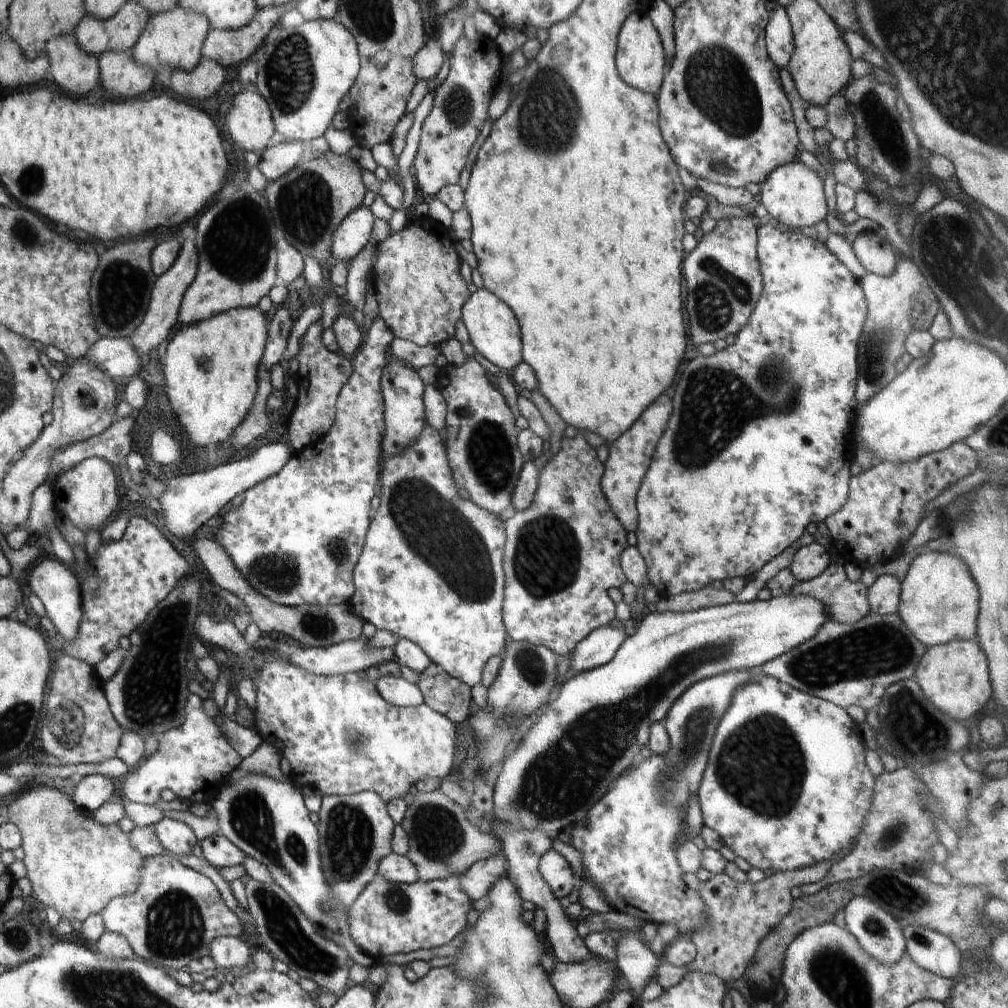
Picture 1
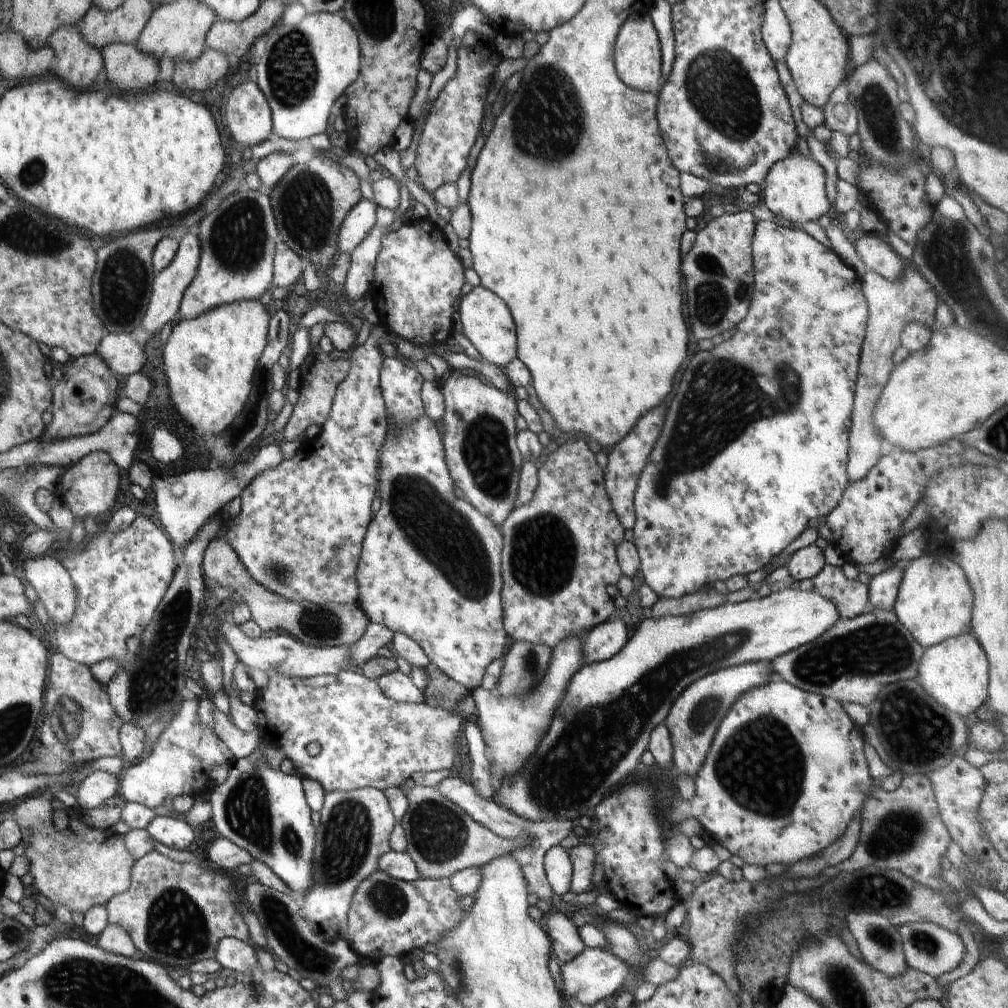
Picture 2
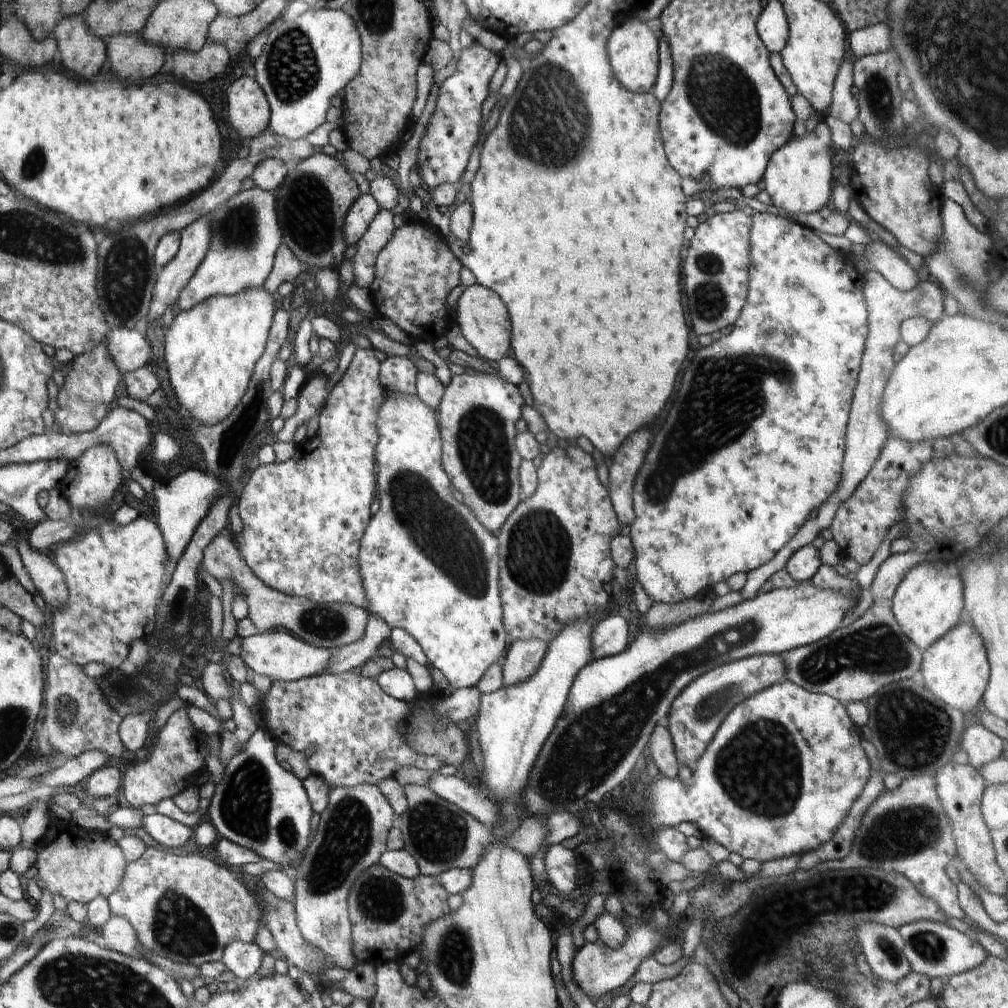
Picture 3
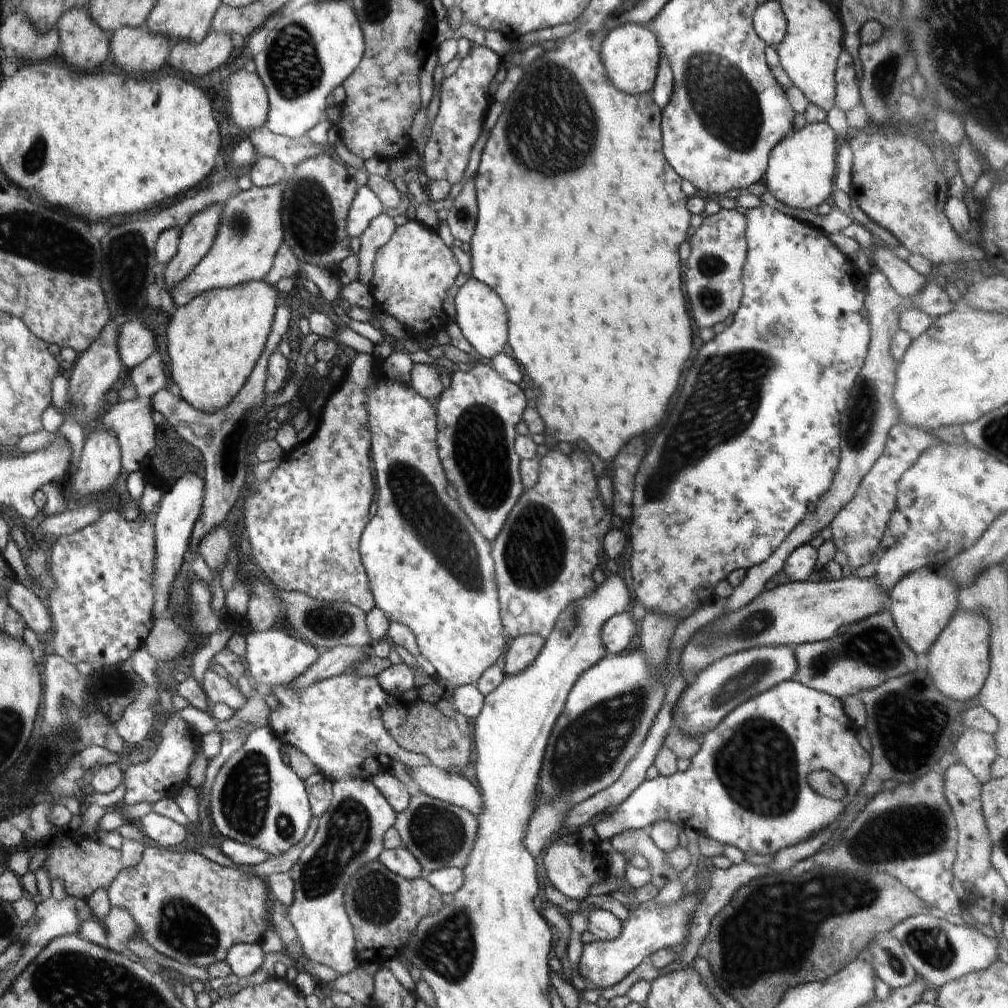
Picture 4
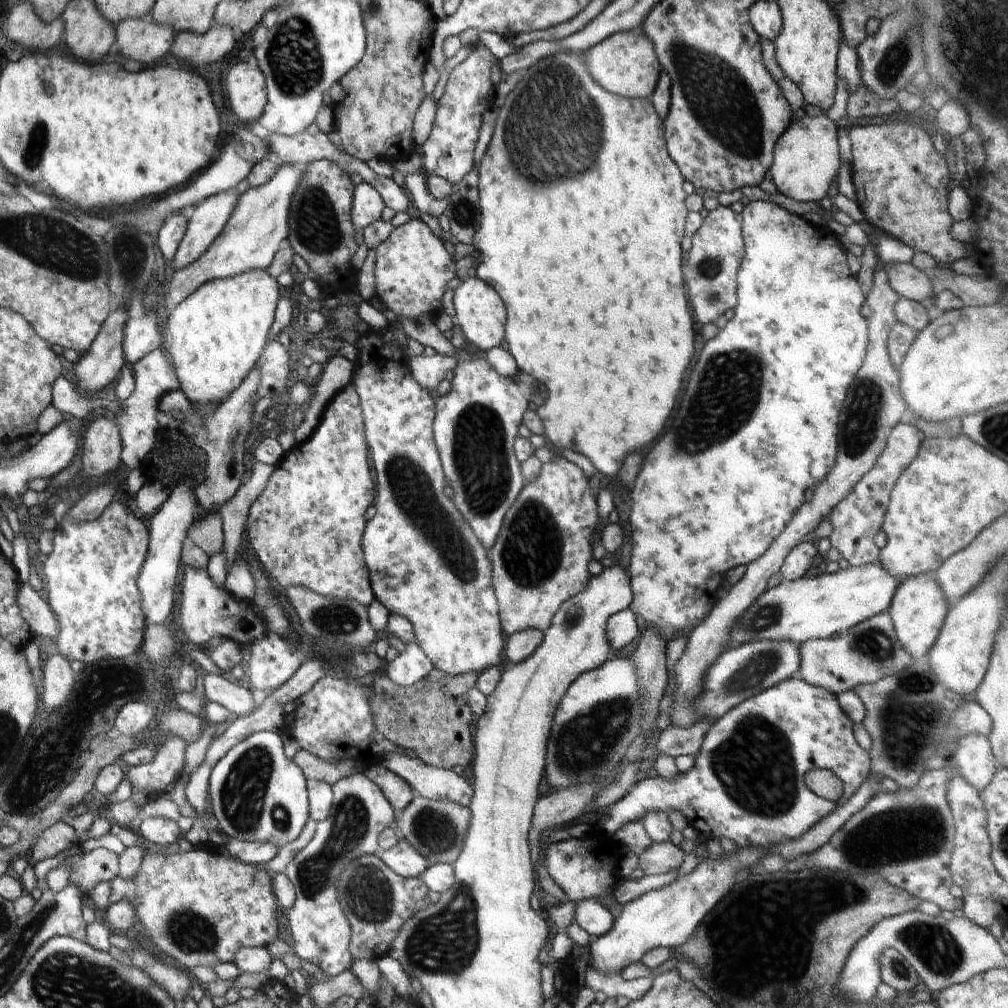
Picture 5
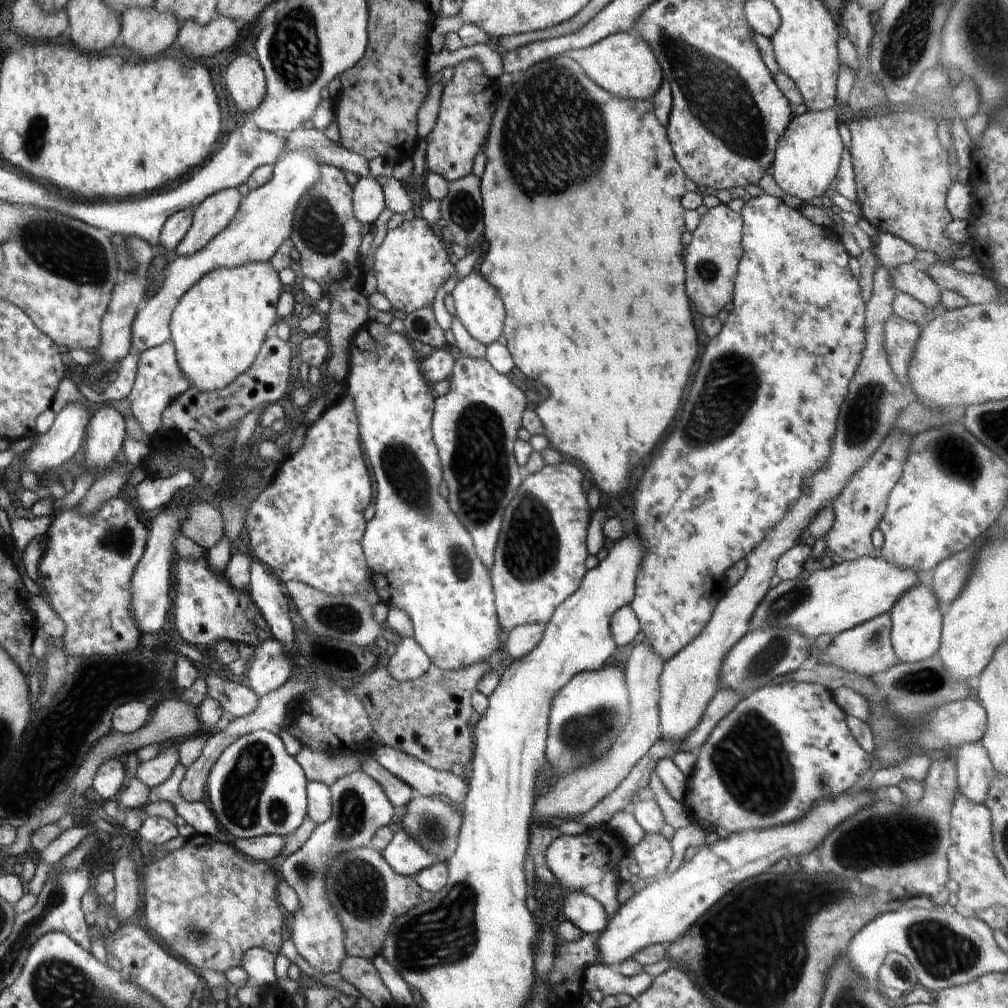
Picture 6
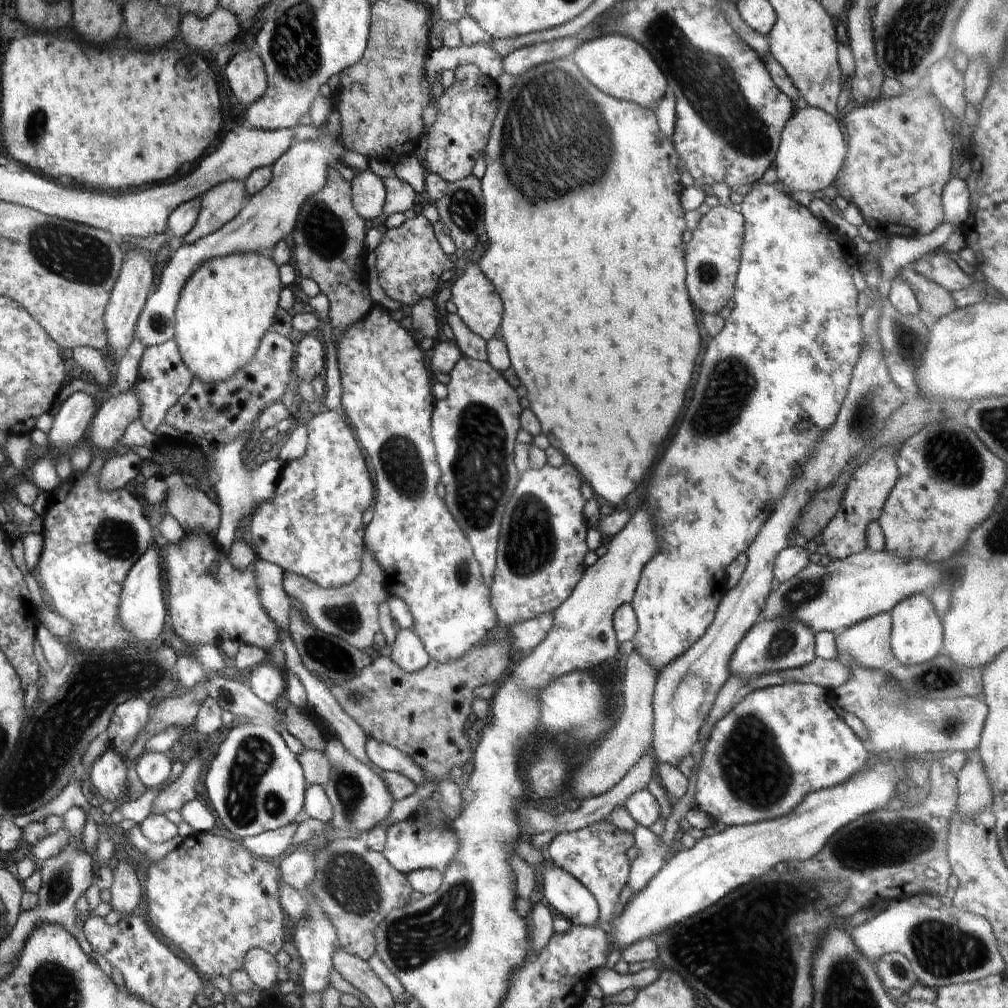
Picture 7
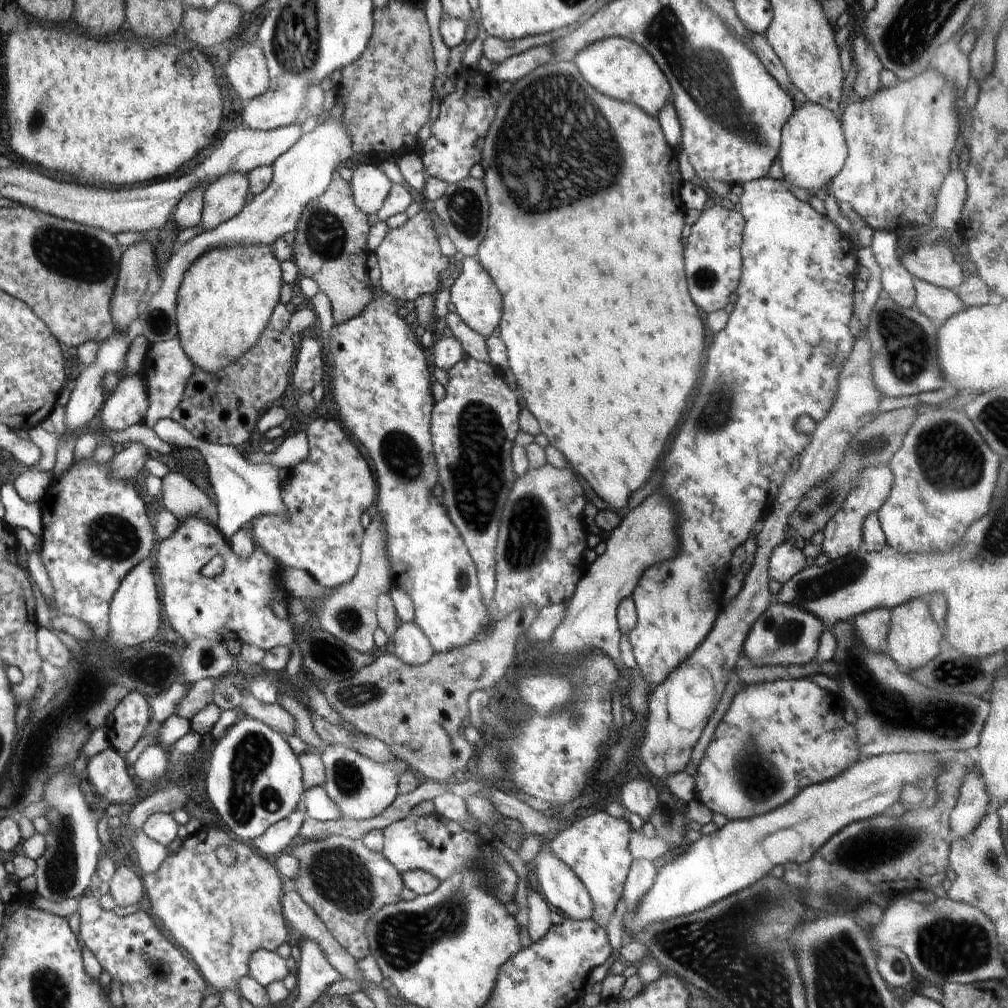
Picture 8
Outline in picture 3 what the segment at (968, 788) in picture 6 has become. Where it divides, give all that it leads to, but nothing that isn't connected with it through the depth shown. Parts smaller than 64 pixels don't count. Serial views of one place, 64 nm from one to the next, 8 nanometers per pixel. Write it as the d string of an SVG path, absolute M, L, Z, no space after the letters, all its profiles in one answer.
M982 724L970 726L963 732L958 749L966 752L970 765L976 769L996 760L1003 753L1004 740L986 730Z

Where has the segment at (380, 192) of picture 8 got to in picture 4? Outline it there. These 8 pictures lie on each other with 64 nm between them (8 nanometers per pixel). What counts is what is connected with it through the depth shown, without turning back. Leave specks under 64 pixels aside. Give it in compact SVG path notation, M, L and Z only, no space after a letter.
M367 185L361 188L358 187L346 222L350 240L356 237L360 238L360 235L368 228L370 222L383 211L384 206L380 204L380 199Z

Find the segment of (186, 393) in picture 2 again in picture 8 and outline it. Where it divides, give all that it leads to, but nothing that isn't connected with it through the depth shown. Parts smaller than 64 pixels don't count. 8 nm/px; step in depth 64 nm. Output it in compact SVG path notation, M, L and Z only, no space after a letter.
M264 244L221 246L192 262L178 288L175 313L180 346L198 369L215 375L258 342L281 297L280 264L273 247Z

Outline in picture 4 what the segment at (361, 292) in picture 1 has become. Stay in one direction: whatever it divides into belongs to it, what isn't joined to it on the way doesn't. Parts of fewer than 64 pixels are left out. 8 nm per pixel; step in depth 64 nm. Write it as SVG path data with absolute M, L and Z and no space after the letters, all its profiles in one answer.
M386 211L378 214L368 228L360 235L361 246L358 252L358 279L369 286L374 270L376 252L392 238L394 220Z

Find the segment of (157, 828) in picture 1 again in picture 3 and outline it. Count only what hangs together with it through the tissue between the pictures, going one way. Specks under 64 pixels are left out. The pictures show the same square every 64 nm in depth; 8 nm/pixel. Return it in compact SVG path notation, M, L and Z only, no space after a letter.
M160 813L146 815L143 828L158 844L167 848L184 846L194 831L189 826Z

